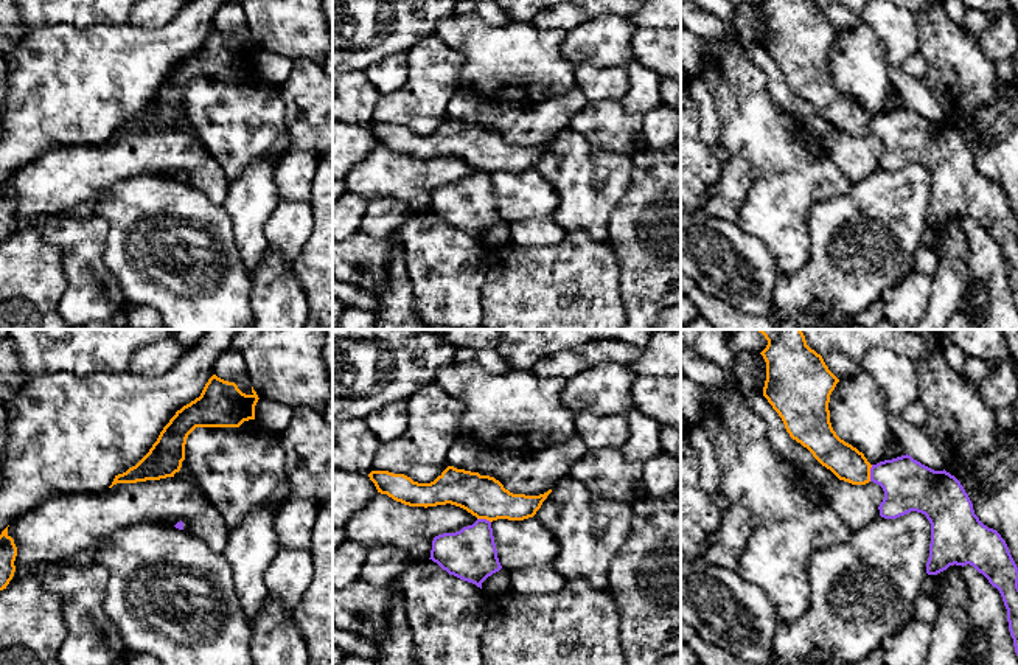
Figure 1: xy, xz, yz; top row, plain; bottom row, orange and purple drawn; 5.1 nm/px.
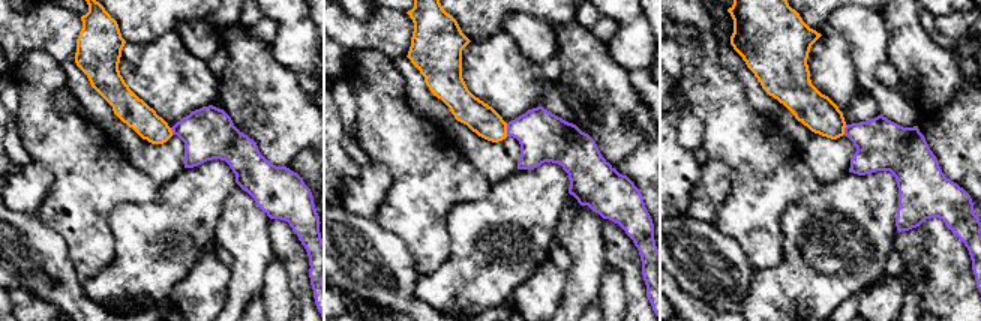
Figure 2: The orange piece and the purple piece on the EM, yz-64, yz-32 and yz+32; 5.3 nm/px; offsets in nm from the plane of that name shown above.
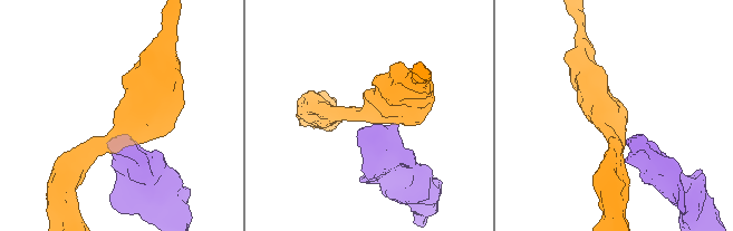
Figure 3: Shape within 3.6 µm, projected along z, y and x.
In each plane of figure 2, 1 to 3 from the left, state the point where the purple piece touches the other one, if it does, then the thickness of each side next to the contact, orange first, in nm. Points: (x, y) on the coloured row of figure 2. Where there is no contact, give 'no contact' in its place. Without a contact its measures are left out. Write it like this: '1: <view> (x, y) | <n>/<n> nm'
1: yz-64 (171, 131) | 160/280 nm
2: yz-32 (506, 129) | 160/260 nm
3: yz+32 (843, 129) | 200/280 nm

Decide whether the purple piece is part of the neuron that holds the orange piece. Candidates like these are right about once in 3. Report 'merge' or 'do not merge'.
do not merge

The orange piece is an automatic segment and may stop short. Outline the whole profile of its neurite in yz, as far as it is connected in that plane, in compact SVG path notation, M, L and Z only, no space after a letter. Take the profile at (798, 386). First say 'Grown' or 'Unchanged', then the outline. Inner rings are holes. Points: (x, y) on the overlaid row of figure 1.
Unchanged. M800 329L757 331L768 340L760 353L766 362L763 396L782 418L790 437L839 480L869 483L872 465L831 427L828 402L839 379L822 356L807 345Z

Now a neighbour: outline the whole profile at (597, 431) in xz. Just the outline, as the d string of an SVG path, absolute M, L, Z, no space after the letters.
M577 413L575 435L592 451L622 449L629 437L629 429L626 416Z

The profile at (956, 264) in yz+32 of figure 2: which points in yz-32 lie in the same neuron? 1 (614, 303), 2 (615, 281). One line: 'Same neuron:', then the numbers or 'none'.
Same neuron: none

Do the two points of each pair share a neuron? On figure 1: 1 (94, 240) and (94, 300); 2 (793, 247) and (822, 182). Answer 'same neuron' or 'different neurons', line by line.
1: same neuron
2: same neuron

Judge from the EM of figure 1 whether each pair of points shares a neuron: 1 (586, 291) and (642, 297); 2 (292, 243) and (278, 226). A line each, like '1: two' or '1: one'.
1: two
2: one

